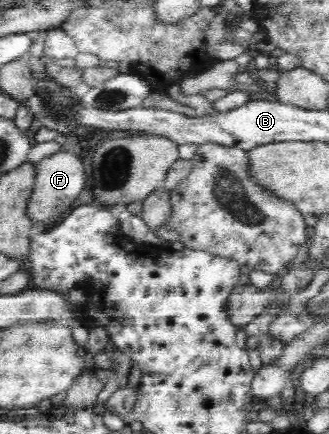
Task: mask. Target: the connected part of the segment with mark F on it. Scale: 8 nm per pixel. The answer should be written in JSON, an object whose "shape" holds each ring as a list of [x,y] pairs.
{"shape":[[[55,153],[36,163],[37,175],[29,204],[25,207],[25,216],[34,226],[34,230],[44,230],[61,221],[61,215],[69,211],[75,199],[81,195],[85,184],[83,164],[73,153]]]}

